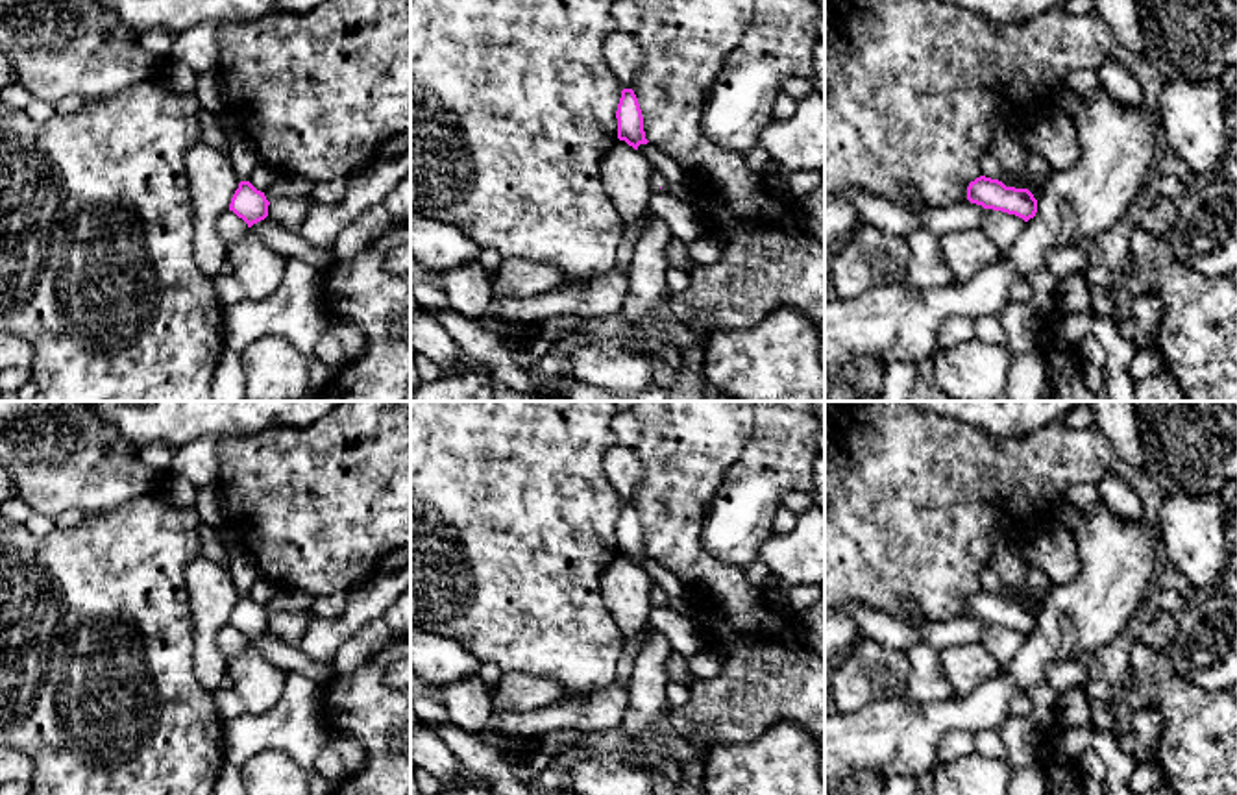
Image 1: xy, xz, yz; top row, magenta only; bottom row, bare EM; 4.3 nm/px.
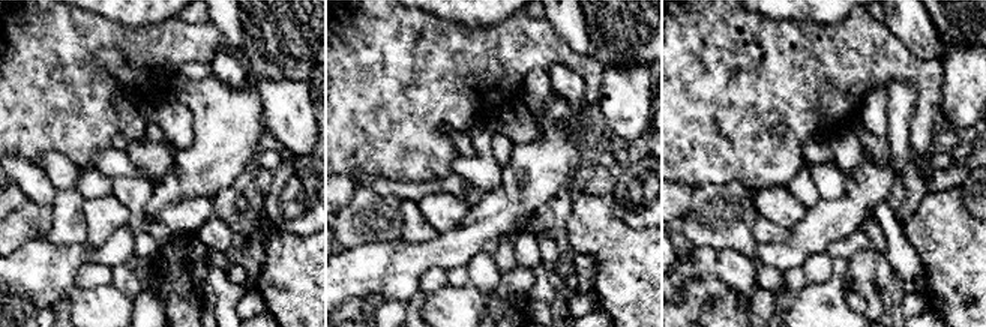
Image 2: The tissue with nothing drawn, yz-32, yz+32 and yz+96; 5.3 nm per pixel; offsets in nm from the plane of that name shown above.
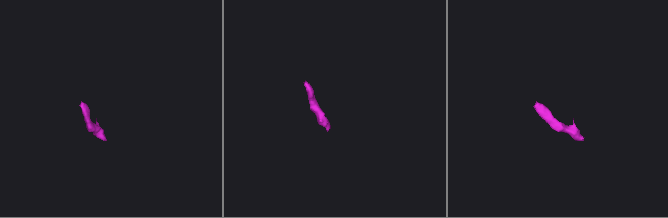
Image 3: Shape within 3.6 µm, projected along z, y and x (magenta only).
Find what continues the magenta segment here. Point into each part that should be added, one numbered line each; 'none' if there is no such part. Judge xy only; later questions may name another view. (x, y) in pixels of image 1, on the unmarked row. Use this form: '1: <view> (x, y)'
1: xy (243, 572)

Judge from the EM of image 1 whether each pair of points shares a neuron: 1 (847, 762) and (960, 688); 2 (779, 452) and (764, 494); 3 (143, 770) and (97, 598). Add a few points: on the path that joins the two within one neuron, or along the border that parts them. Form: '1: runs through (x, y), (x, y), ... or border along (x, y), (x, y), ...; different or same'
1: border along (992, 677), (966, 696), (951, 699); different
2: runs through (779, 463), (779, 472), (768, 483); same
3: runs through (161, 721), (180, 697), (152, 670), (141, 623); same

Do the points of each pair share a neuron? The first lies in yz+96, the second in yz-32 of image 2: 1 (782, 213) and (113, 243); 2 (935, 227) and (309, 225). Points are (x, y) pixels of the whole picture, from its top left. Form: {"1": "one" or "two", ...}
{"1": "two", "2": "two"}

